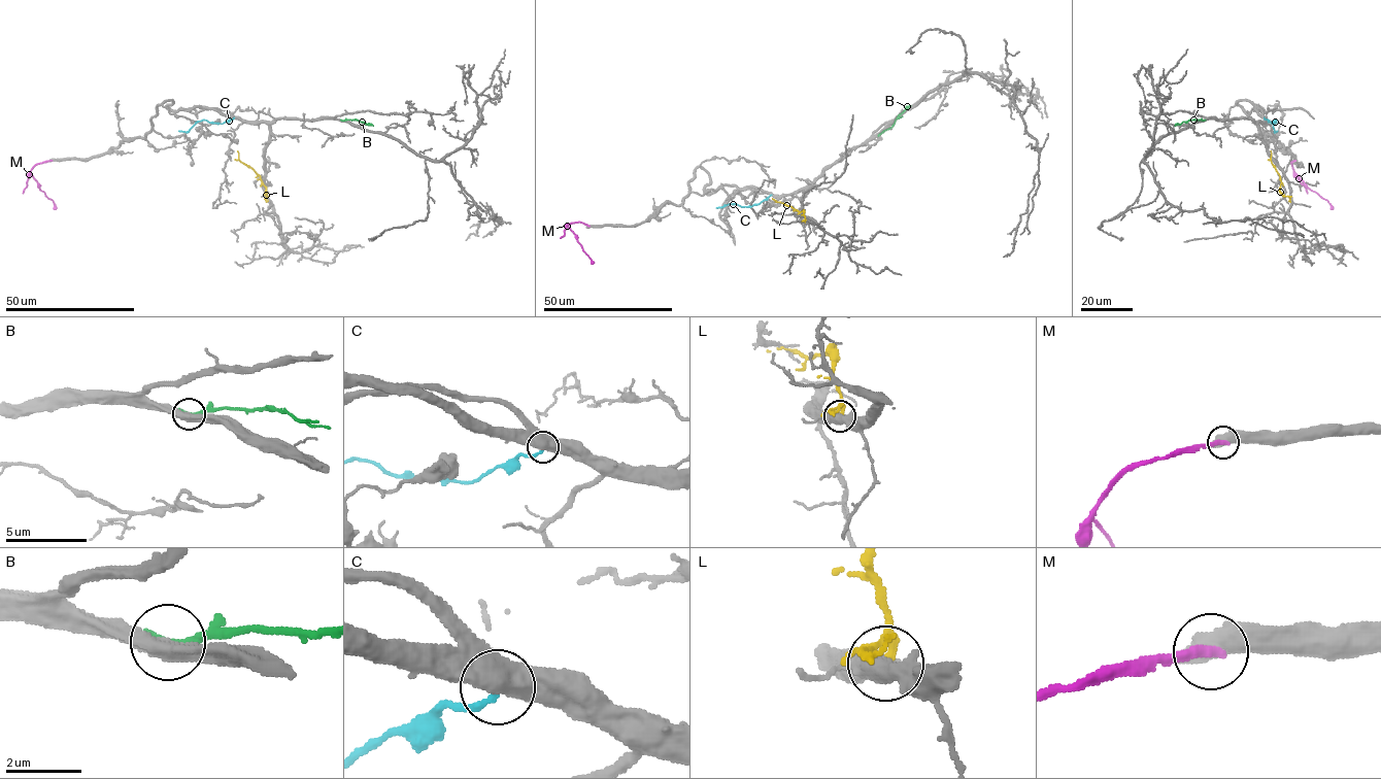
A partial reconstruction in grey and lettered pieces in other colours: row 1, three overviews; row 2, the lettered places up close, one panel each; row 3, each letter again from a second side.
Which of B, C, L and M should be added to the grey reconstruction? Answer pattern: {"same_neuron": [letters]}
{"same_neuron": []}

